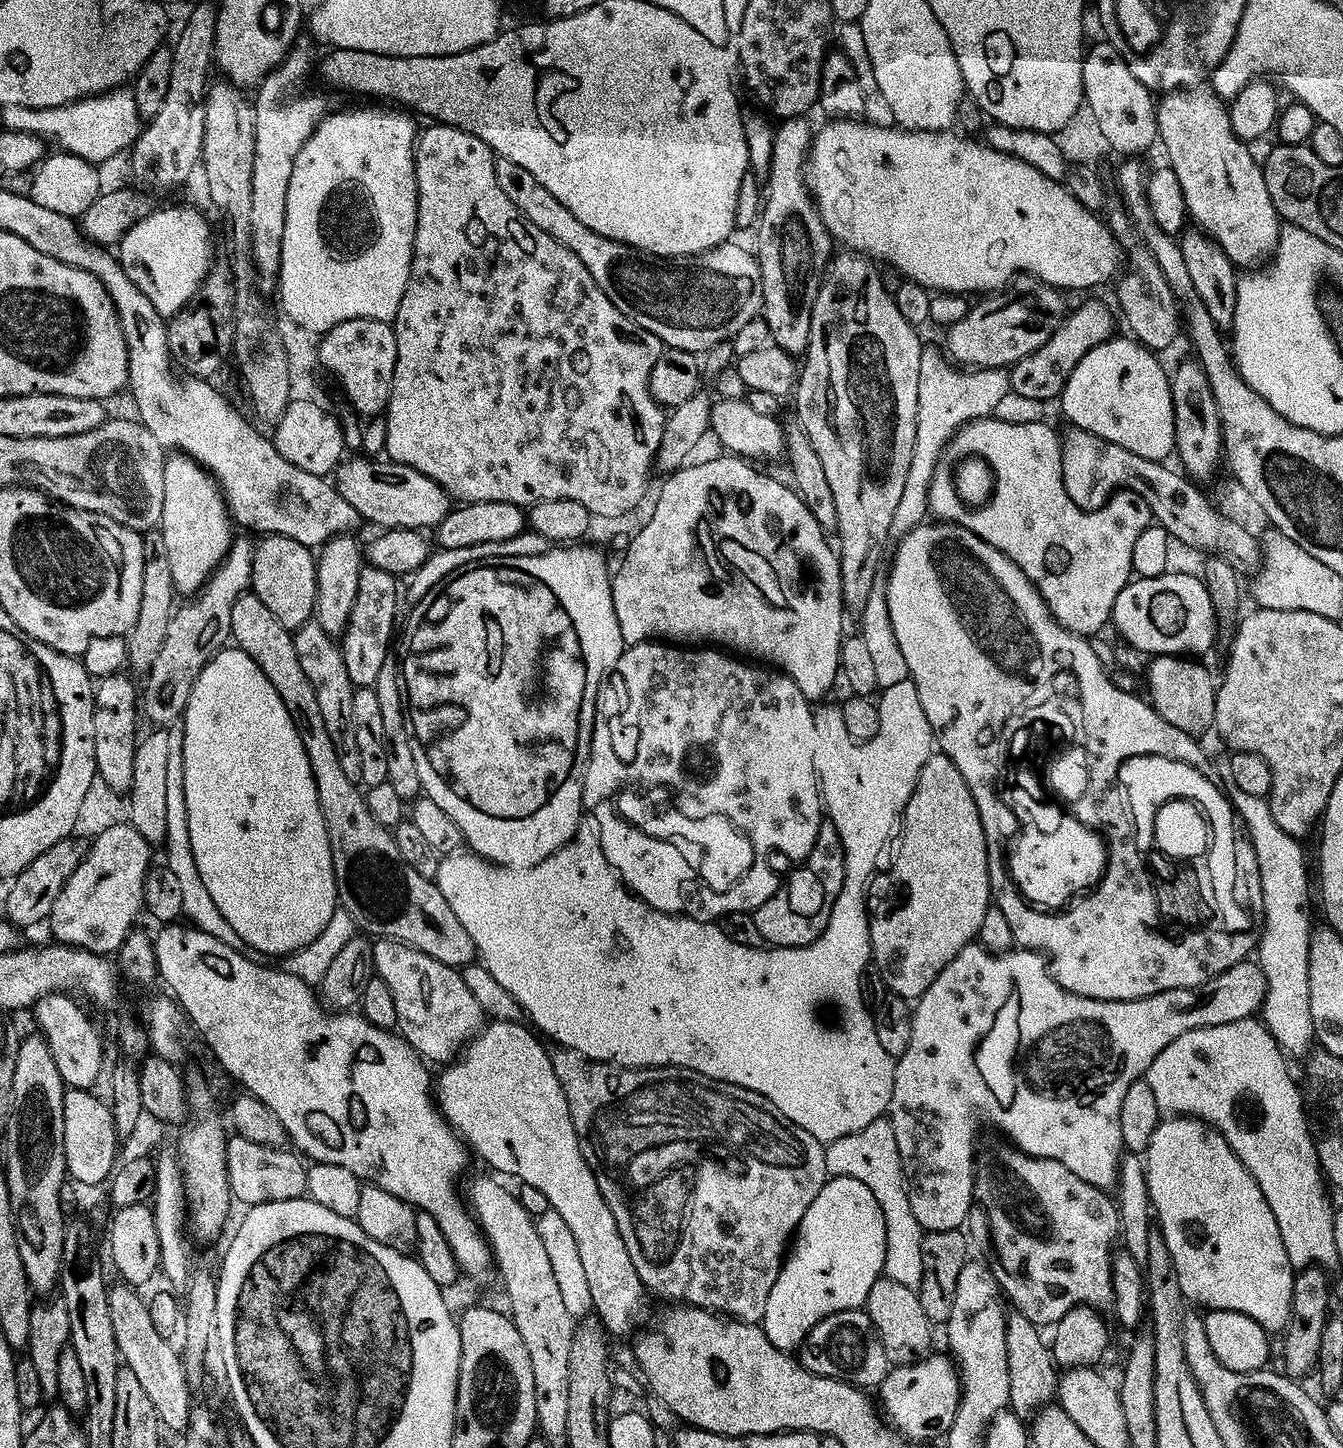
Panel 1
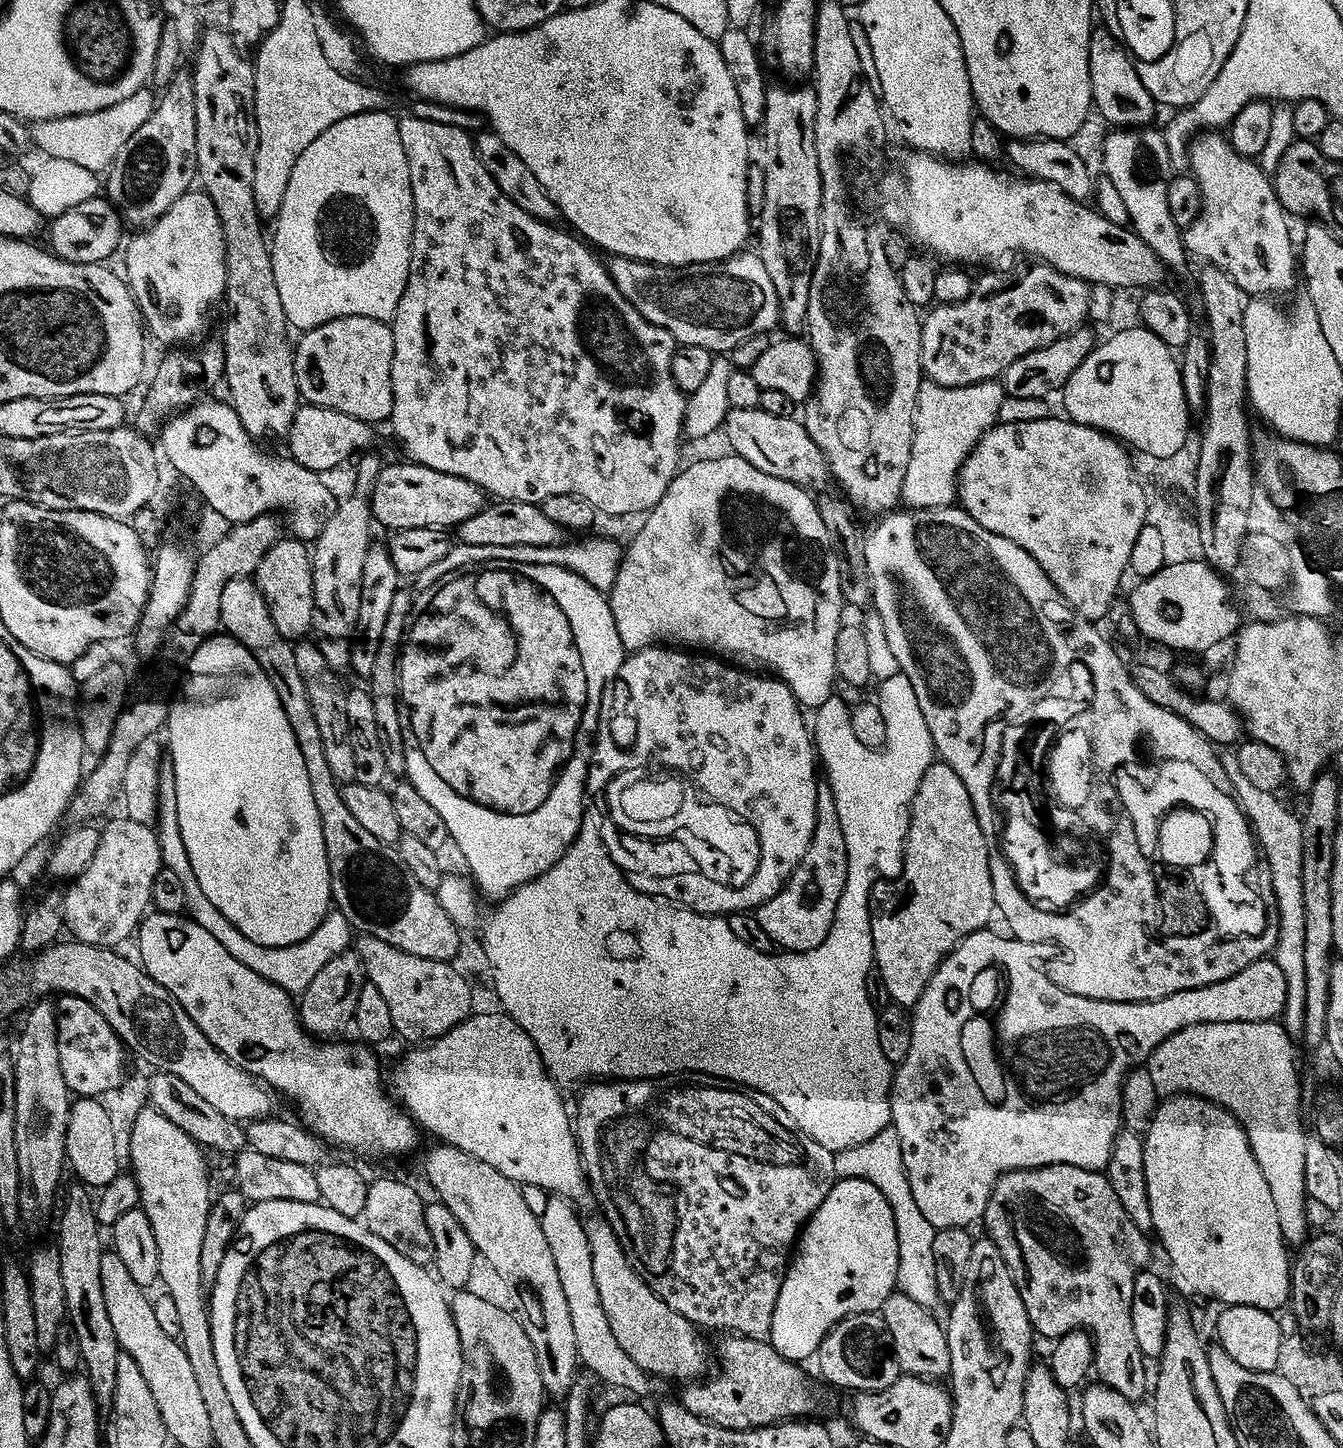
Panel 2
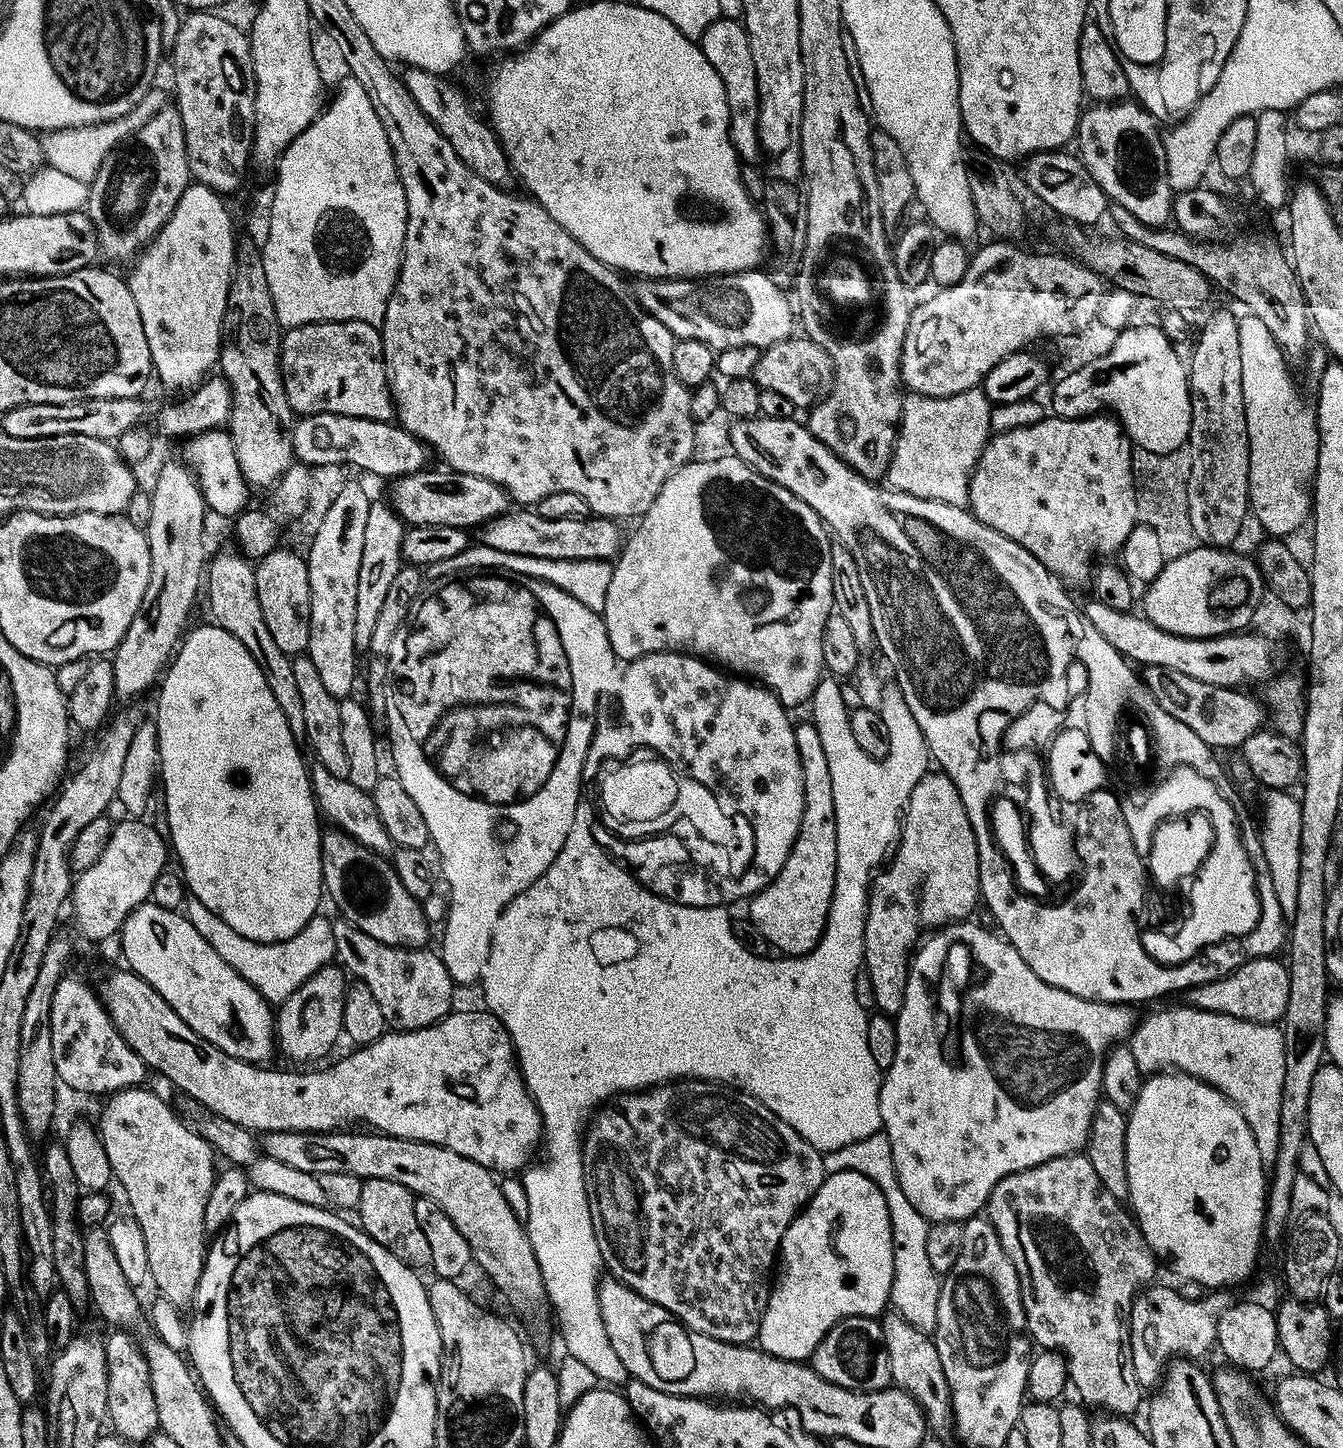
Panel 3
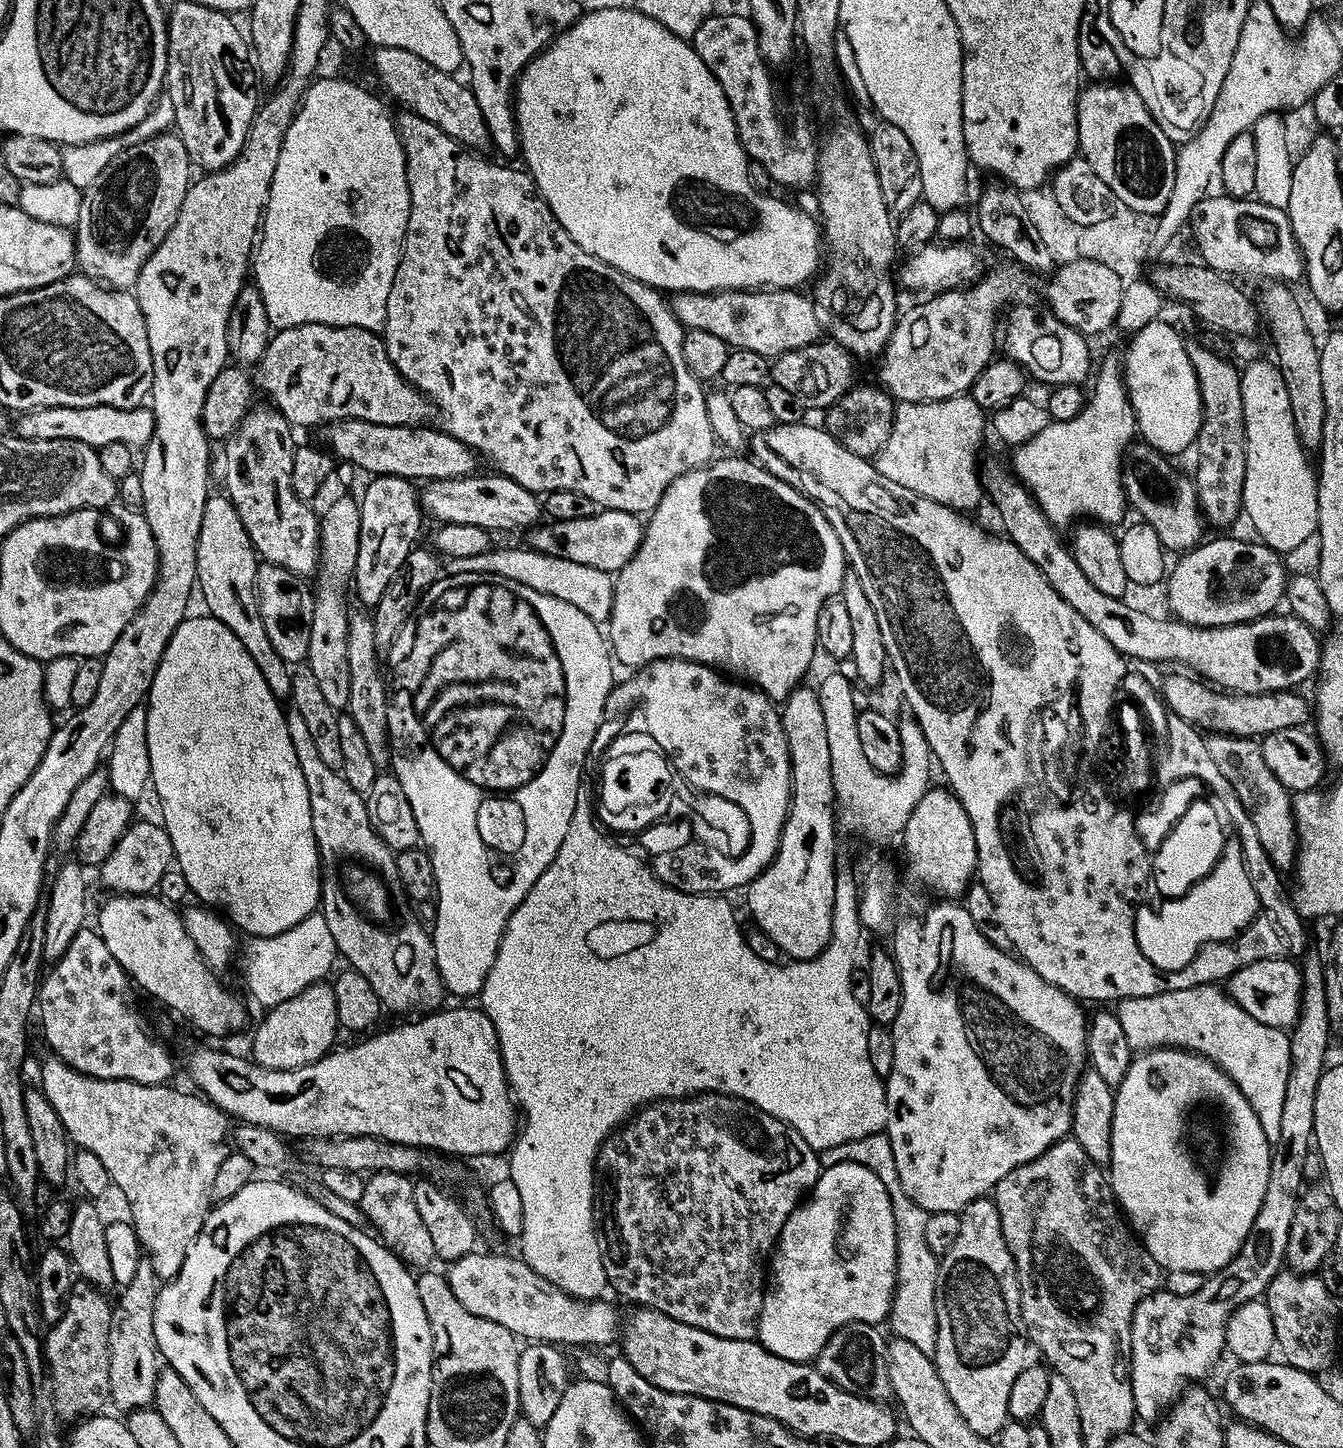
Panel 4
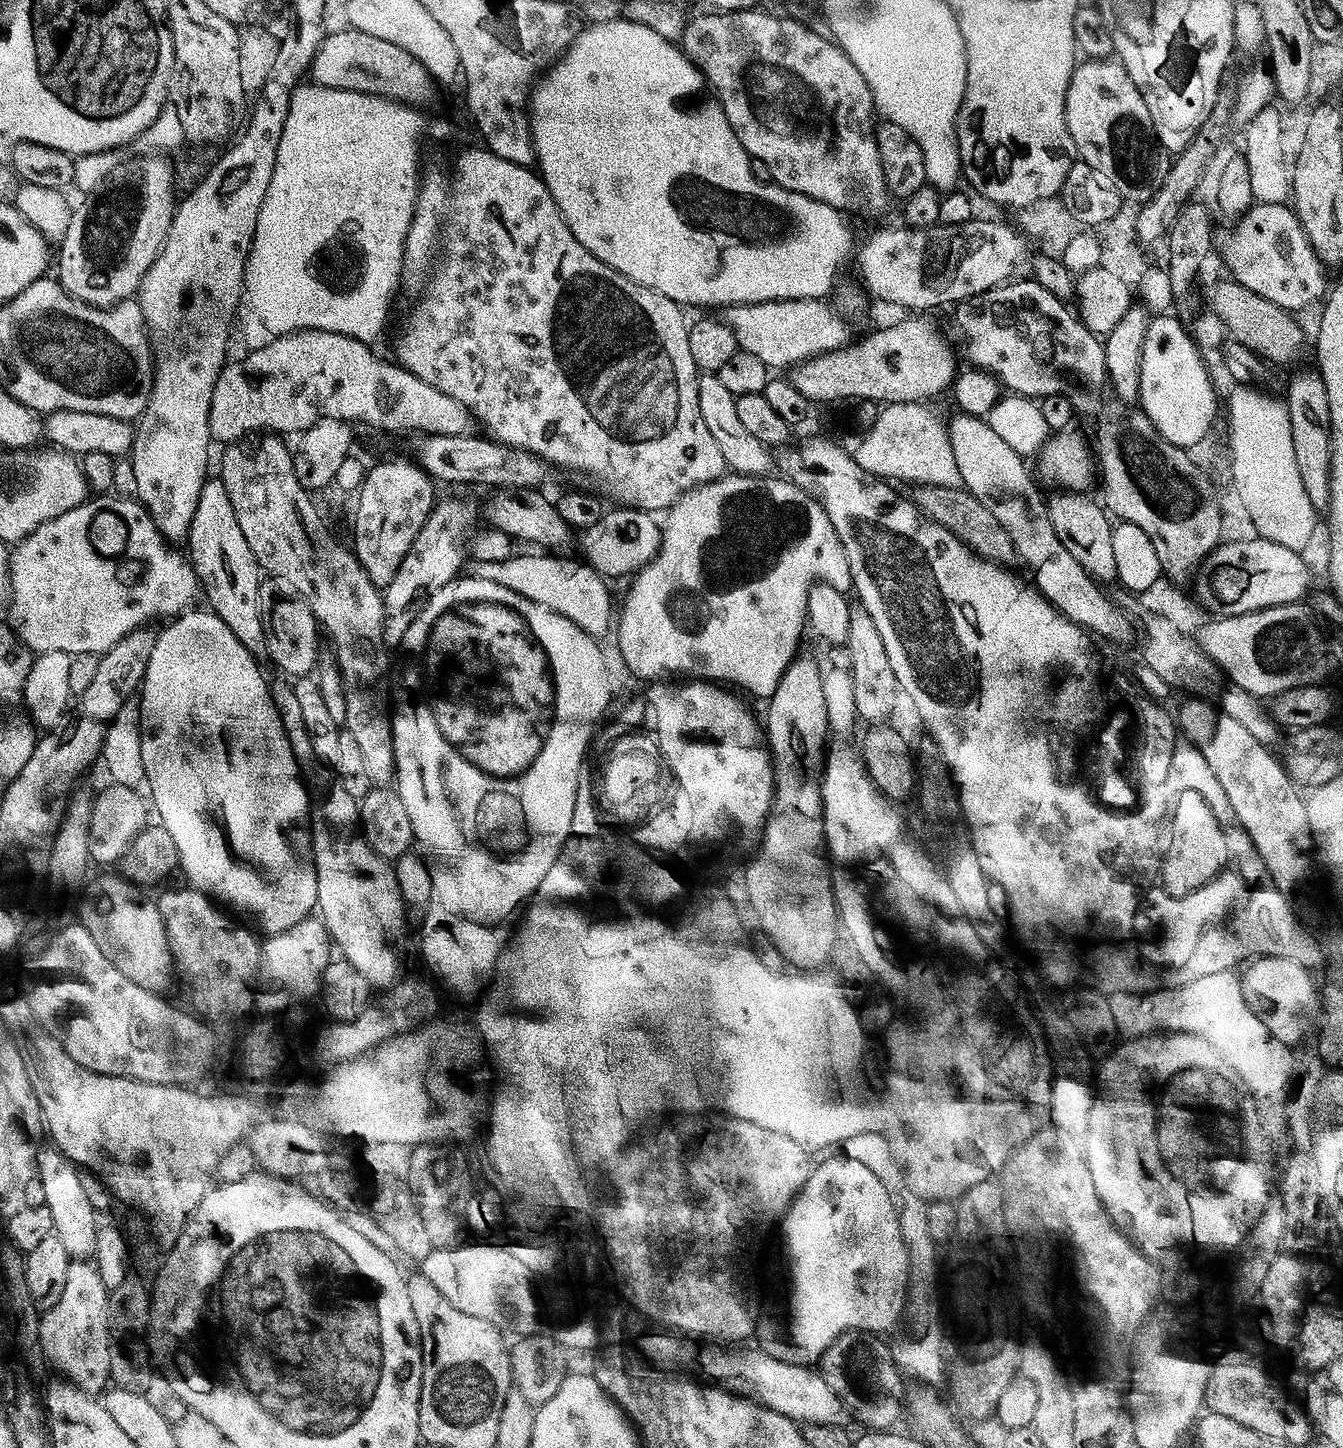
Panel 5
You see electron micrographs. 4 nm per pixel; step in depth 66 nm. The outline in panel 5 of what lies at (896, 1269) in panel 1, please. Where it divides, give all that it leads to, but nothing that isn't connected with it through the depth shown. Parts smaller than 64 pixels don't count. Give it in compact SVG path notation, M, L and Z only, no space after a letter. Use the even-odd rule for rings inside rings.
M884 1132L857 1134L855 1138L846 1138L846 1142L819 1149L818 1152L820 1160L829 1160L830 1157L839 1155L854 1162L862 1162L862 1166L872 1171L882 1181L882 1186L886 1186L886 1194L890 1194L896 1207L902 1238L906 1242L908 1257L912 1263L906 1309L908 1333L901 1338L900 1344L891 1345L892 1357L903 1373L909 1377L914 1376L920 1380L918 1382L921 1385L943 1385L946 1380L946 1328L942 1323L942 1304L940 1308L936 1301L936 1275L940 1272L940 1260L936 1257L938 1241L930 1238L930 1221L926 1214L929 1201L910 1190L902 1166L898 1166L898 1158L894 1158L894 1150L890 1150L890 1142Z

